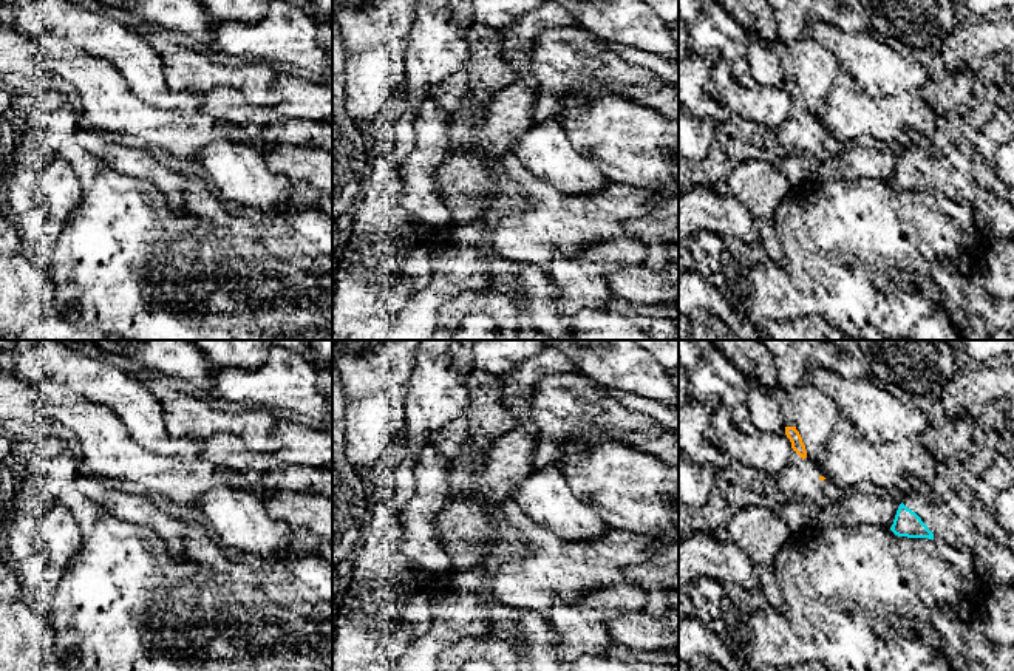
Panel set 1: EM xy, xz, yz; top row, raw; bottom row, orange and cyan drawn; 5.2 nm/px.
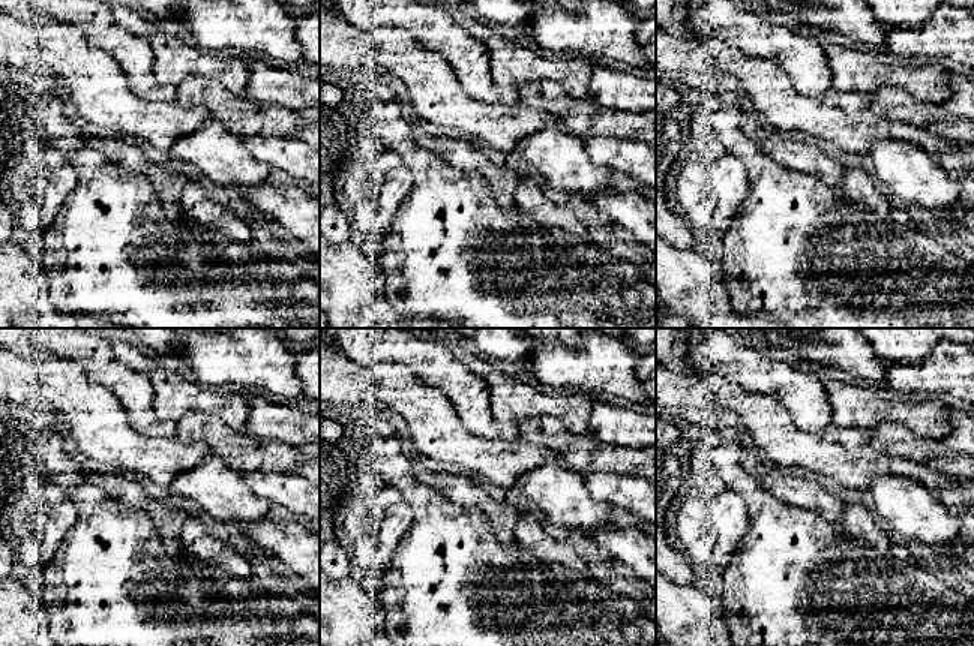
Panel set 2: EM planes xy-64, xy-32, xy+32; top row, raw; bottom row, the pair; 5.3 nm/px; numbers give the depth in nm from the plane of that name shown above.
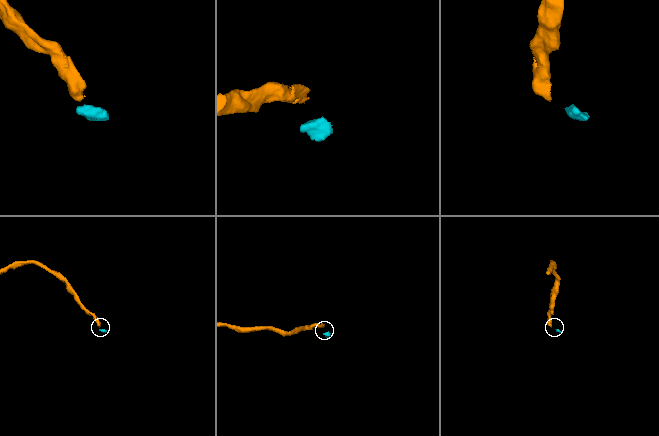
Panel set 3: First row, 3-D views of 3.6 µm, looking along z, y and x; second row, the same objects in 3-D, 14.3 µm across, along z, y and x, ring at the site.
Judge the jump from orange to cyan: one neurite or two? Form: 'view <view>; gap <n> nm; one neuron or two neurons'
view yz; gap 420 nm; two neurons

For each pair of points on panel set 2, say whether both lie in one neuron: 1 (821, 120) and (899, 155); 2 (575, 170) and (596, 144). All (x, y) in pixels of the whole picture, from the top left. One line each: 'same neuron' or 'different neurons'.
1: different neurons
2: different neurons

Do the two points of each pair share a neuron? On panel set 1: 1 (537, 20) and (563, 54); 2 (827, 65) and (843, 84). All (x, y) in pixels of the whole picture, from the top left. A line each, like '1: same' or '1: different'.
1: different
2: different

